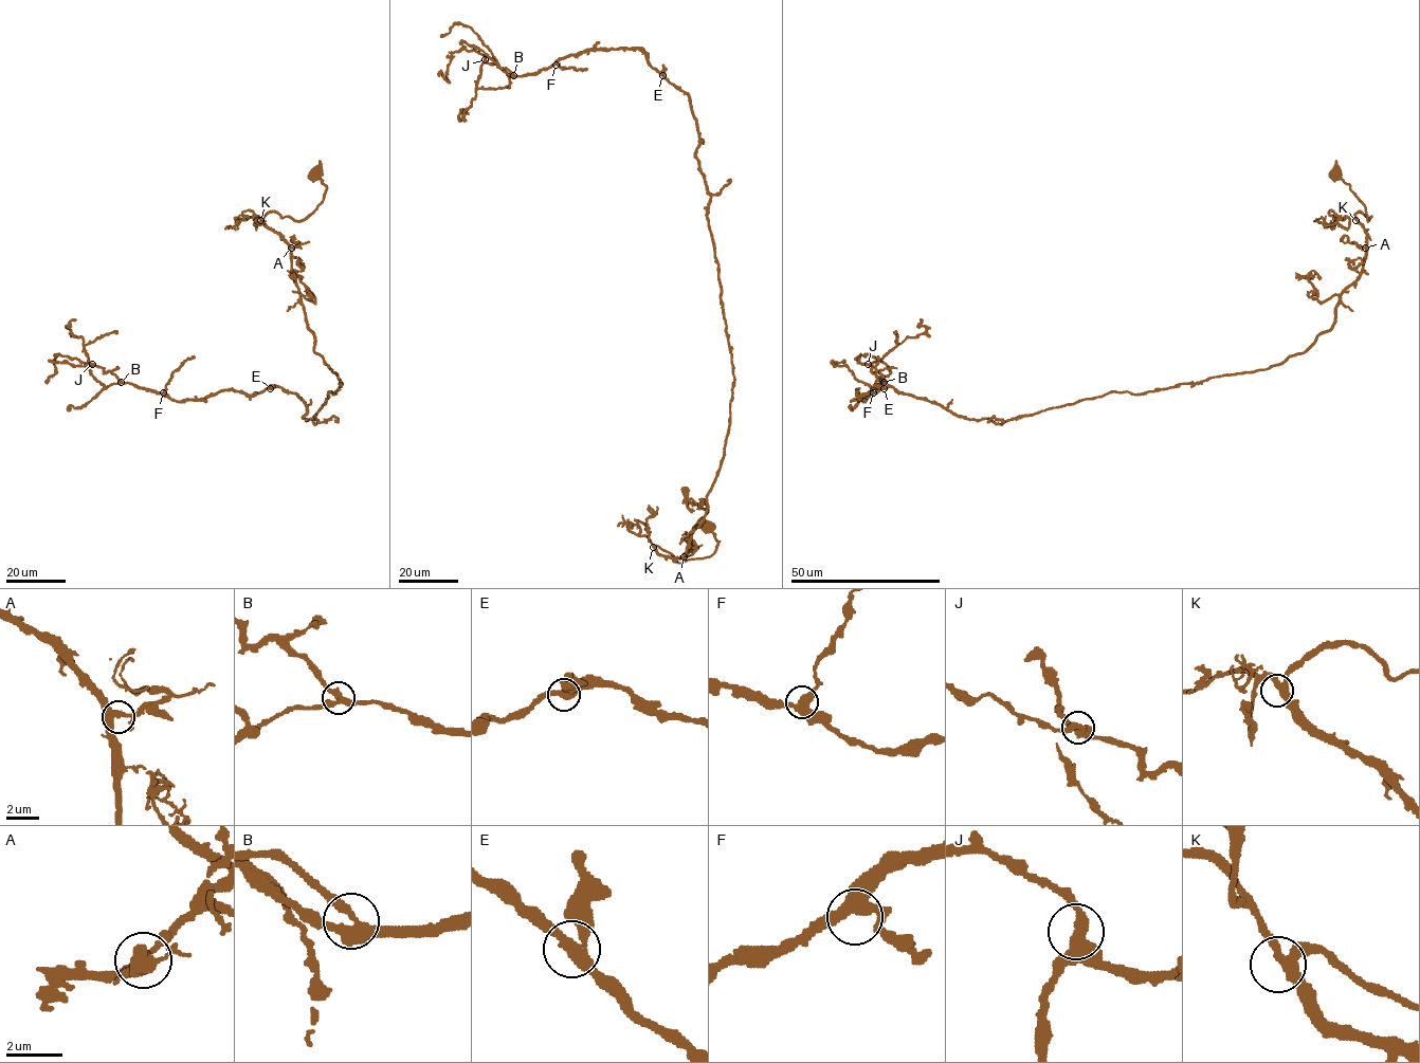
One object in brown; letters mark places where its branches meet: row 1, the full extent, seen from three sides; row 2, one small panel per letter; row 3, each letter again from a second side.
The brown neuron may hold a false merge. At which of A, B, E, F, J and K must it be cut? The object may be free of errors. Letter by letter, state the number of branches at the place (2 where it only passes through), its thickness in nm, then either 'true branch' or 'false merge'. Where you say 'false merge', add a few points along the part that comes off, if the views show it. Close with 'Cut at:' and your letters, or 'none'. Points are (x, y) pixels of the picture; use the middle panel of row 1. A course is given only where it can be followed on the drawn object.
A: 3 | 240 nm | true branch
B: 3 | 320 nm | true branch
E: 3 | 360 nm | true branch
F: 3 | 400 nm | true branch
J: 3 | 360 nm | true branch
K: 3 | 320 nm | true branch
Cut at: none

